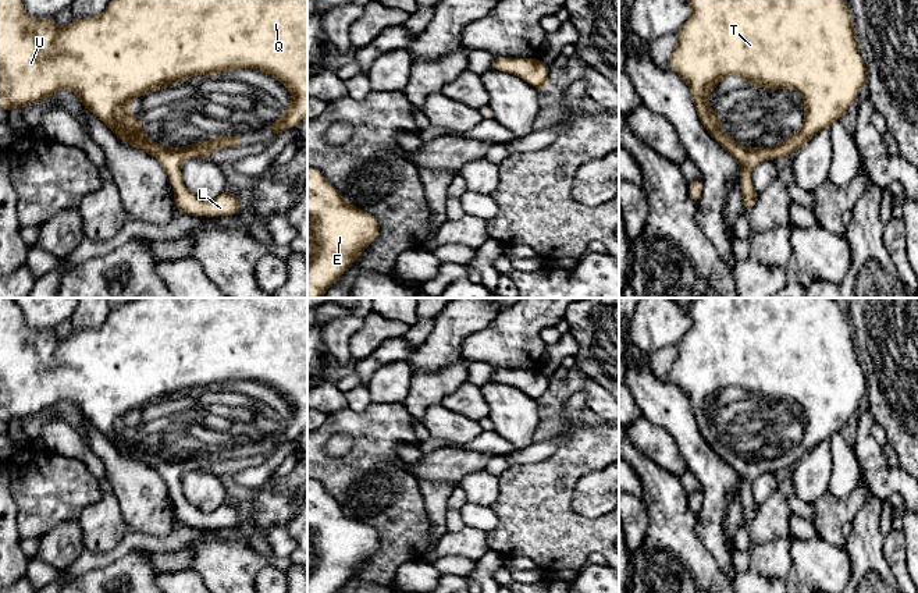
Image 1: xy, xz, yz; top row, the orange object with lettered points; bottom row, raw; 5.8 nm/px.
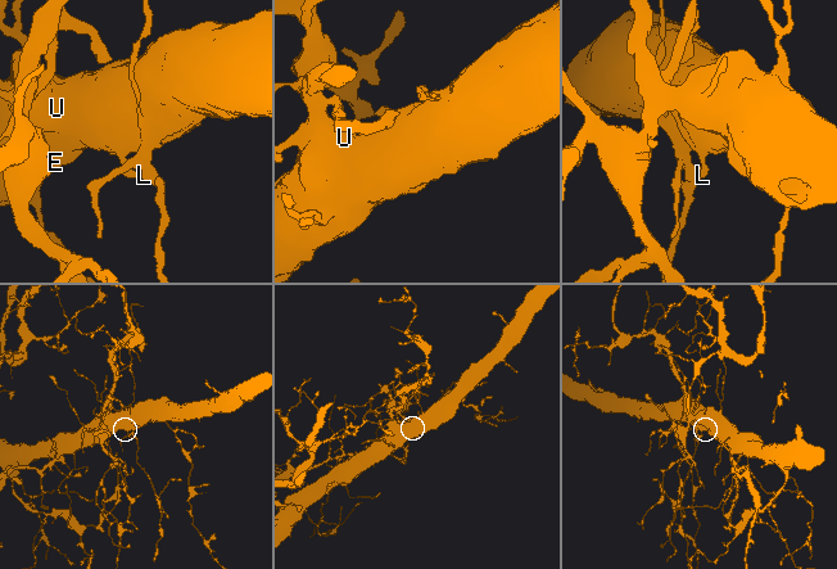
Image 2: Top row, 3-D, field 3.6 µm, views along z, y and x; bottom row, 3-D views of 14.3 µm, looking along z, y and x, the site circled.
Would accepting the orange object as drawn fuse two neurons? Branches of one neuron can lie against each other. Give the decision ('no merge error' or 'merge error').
no merge error

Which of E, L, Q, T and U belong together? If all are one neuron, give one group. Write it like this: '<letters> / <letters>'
E L Q T U

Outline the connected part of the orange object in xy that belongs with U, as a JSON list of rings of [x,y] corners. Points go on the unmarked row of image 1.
[[[0,298],[0,422],[25,420],[61,401],[72,402],[81,416],[99,429],[124,455],[142,461],[166,482],[172,497],[175,522],[189,528],[236,528],[241,512],[236,505],[223,503],[213,512],[202,512],[182,494],[181,477],[189,471],[207,471],[224,459],[245,458],[239,447],[213,448],[206,454],[184,459],[167,459],[145,447],[139,429],[129,423],[136,409],[179,395],[182,391],[242,380],[260,381],[278,391],[291,405],[291,418],[282,429],[267,436],[275,448],[296,440],[307,429],[307,298],[138,298],[113,308],[99,329],[72,331],[58,340],[54,329],[35,330],[26,326],[14,298]]]

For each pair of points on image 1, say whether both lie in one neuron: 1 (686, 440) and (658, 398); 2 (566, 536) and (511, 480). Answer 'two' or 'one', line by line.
1: one
2: one

